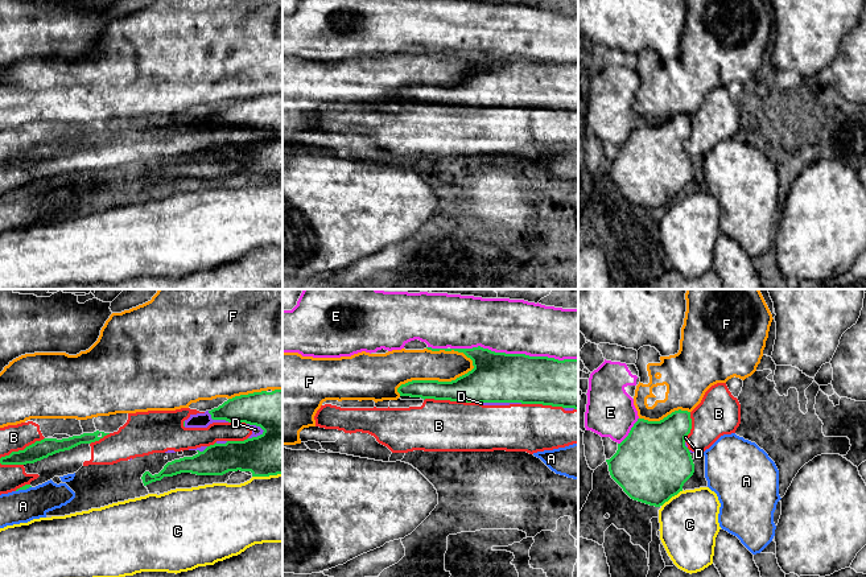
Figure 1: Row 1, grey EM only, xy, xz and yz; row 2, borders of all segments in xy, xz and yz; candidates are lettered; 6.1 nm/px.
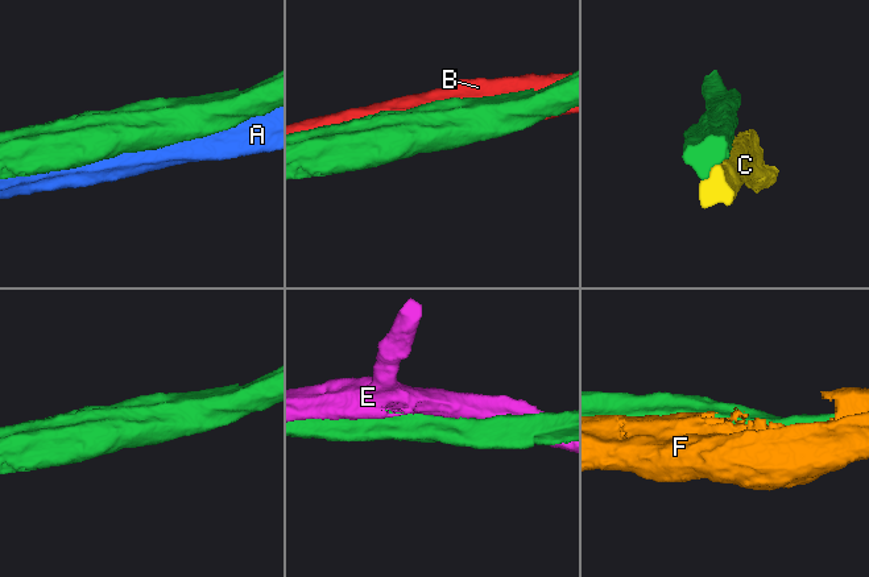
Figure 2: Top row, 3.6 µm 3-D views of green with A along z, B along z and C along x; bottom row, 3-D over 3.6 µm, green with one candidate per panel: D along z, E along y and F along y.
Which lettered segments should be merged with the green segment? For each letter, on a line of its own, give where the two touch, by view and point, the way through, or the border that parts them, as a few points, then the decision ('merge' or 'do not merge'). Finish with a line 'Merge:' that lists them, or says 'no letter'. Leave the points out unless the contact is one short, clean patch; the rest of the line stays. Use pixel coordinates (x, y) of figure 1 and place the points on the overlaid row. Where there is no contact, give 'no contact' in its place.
A: contact xy (23, 489); do not merge
B: contact xz (452, 400); do not merge
C: contact yz (672, 495); do not merge
D: contact xy (256, 425); do not merge
E: contact xz (514, 354); do not merge
F: contact xz (437, 380); do not merge
Merge: no letter

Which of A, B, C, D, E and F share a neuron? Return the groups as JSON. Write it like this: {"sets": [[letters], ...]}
{"sets": [["A"], ["B", "D"], ["C"], ["E"], ["F"]]}

